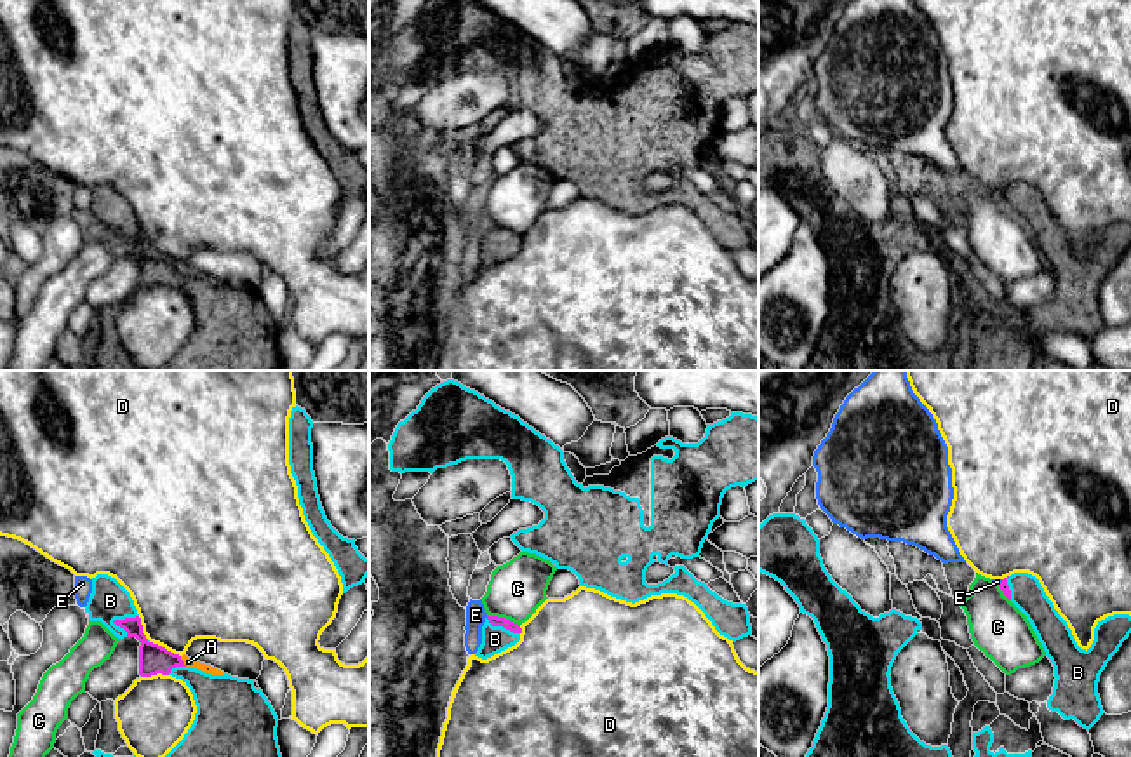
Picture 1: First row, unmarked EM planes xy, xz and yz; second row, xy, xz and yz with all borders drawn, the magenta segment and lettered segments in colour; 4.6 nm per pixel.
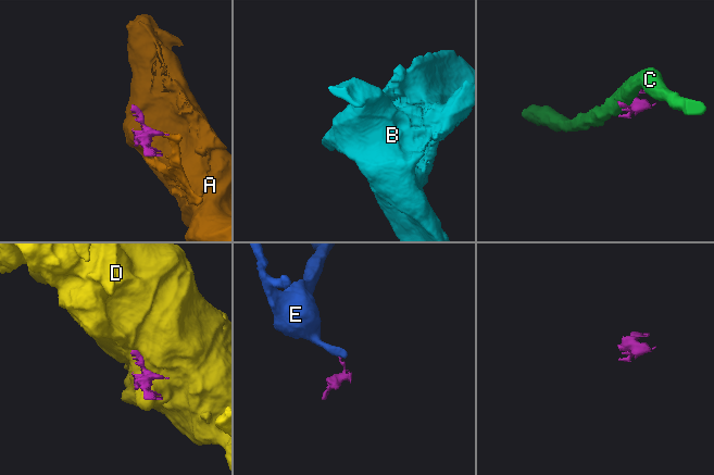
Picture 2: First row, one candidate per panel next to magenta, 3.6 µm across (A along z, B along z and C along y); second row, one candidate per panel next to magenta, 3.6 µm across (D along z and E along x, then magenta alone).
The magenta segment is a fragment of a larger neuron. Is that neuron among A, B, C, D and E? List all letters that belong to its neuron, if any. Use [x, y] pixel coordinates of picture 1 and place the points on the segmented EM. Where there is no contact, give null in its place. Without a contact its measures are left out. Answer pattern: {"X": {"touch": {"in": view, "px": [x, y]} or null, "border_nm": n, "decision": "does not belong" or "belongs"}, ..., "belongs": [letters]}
{"A": {"touch": {"in": "xy", "px": [183, 662]}, "border_nm": 60, "decision": "does not belong"}, "B": {"touch": {"in": "xy", "px": [126, 618]}, "border_nm": 130, "decision": "belongs"}, "C": {"touch": {"in": "xz", "px": [503, 618]}, "border_nm": 160, "decision": "does not belong"}, "D": {"touch": {"in": "xy", "px": [152, 643]}, "border_nm": 280, "decision": "does not belong"}, "E": {"touch": {"in": "yz", "px": [1003, 582]}, "border_nm": 30, "decision": "does not belong"}, "belongs": ["B"]}

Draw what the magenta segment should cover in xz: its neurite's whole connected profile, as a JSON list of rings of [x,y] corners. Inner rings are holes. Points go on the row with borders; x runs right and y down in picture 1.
[[[487,616],[482,626],[482,644],[475,656],[487,660],[505,651],[520,640],[520,633],[520,625],[505,618]]]

